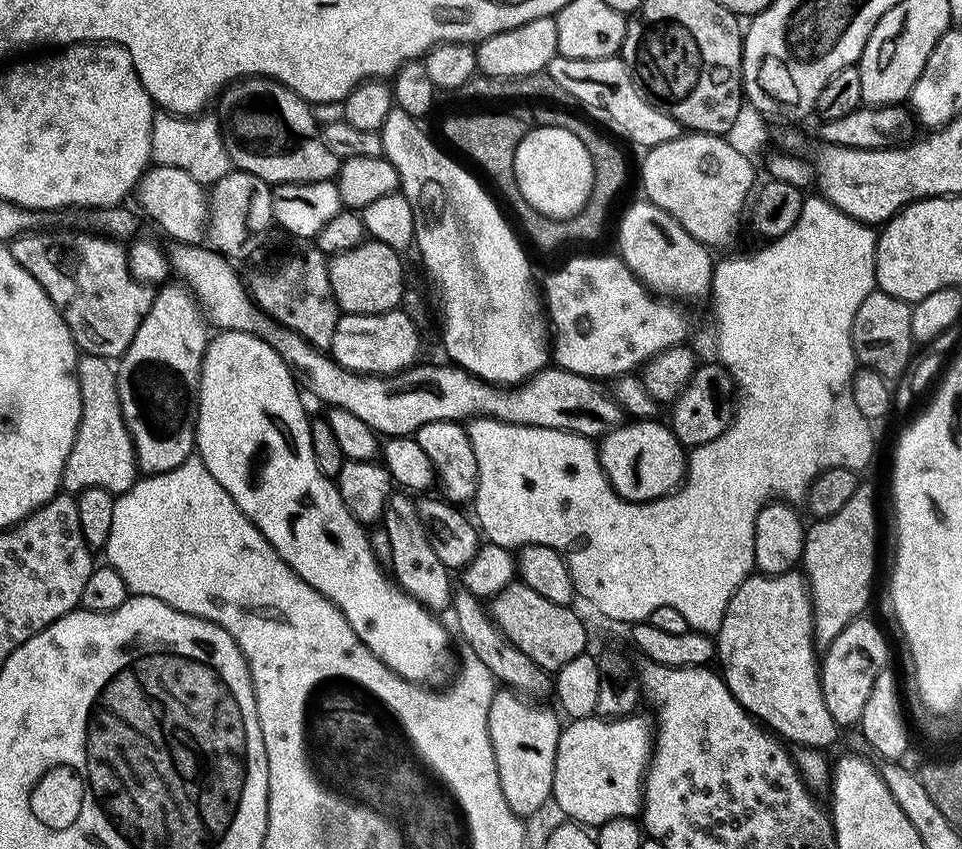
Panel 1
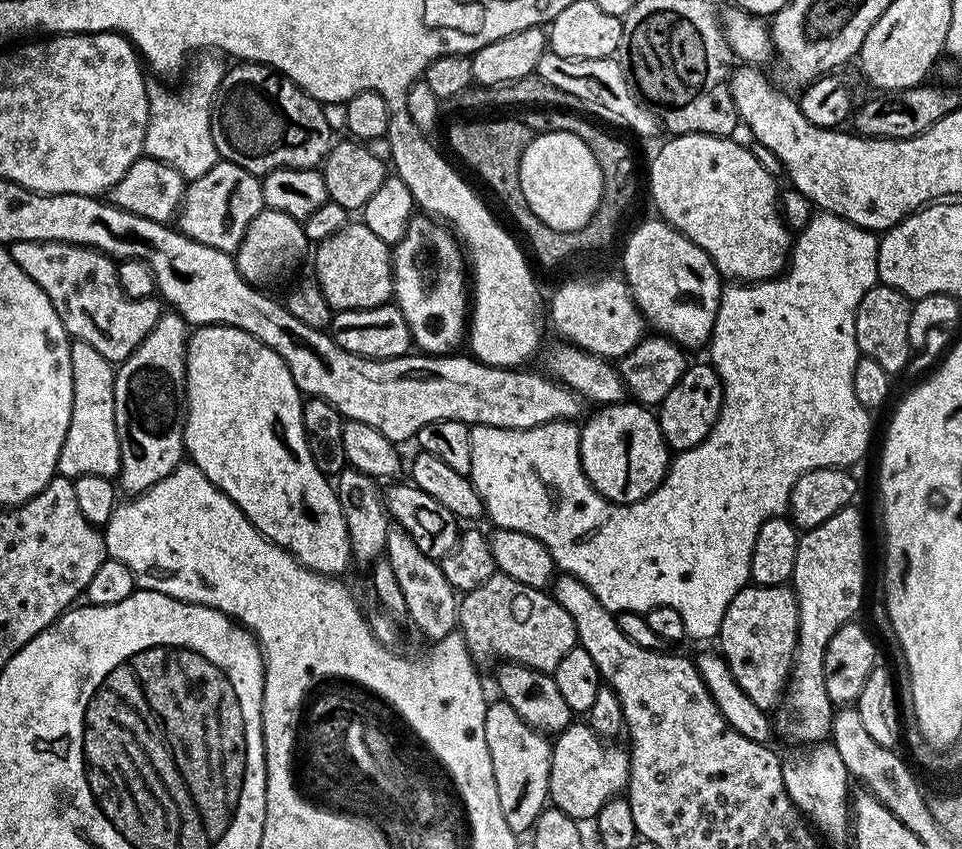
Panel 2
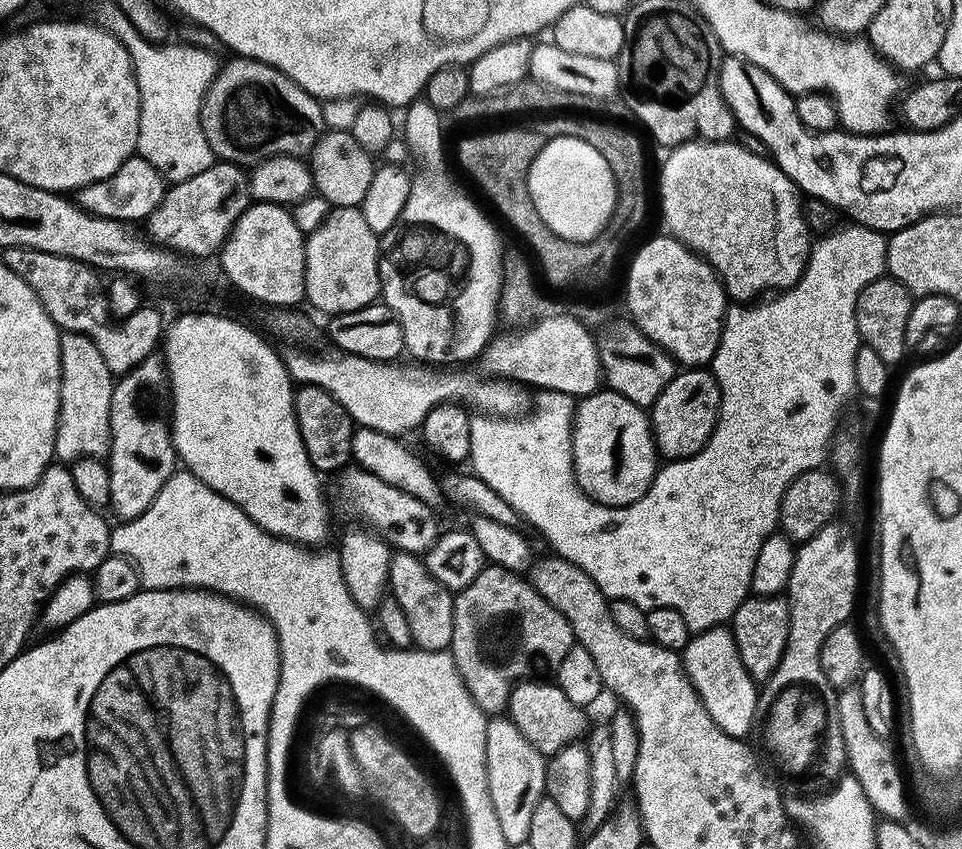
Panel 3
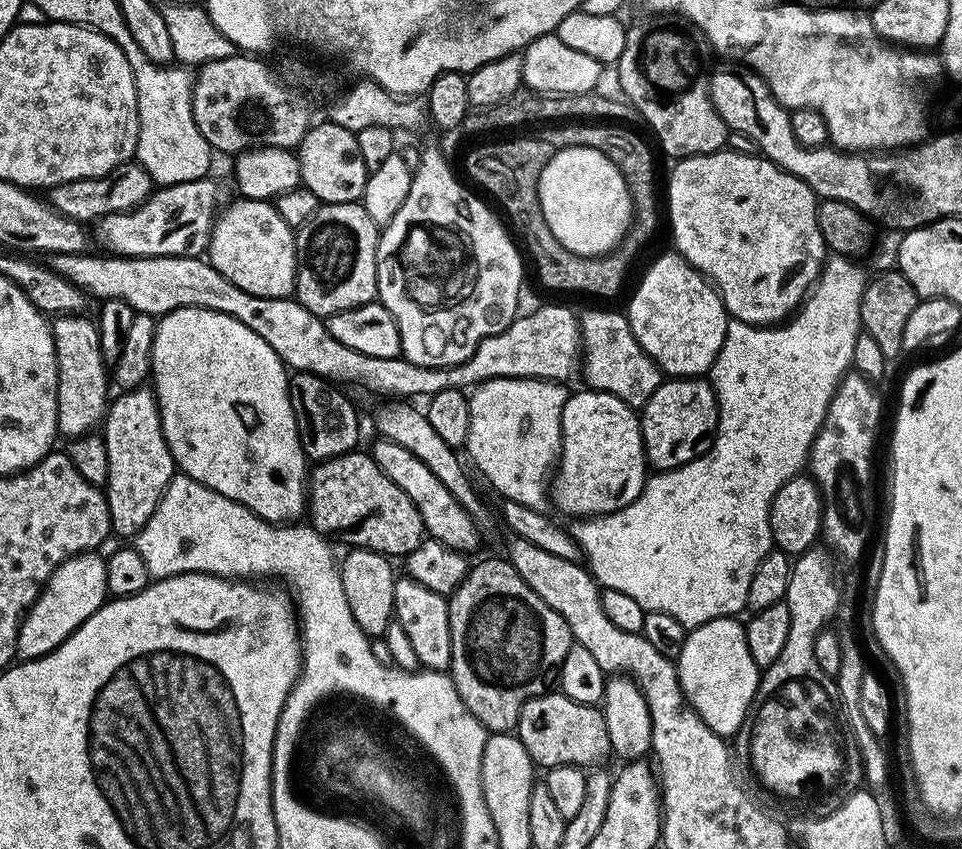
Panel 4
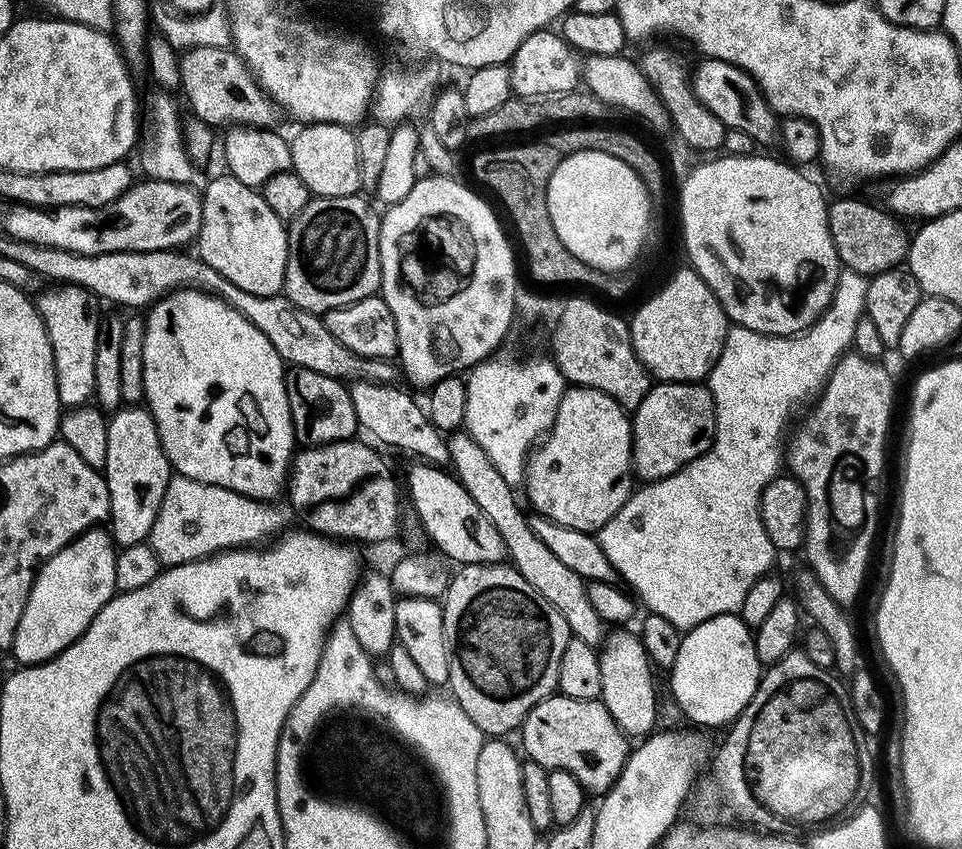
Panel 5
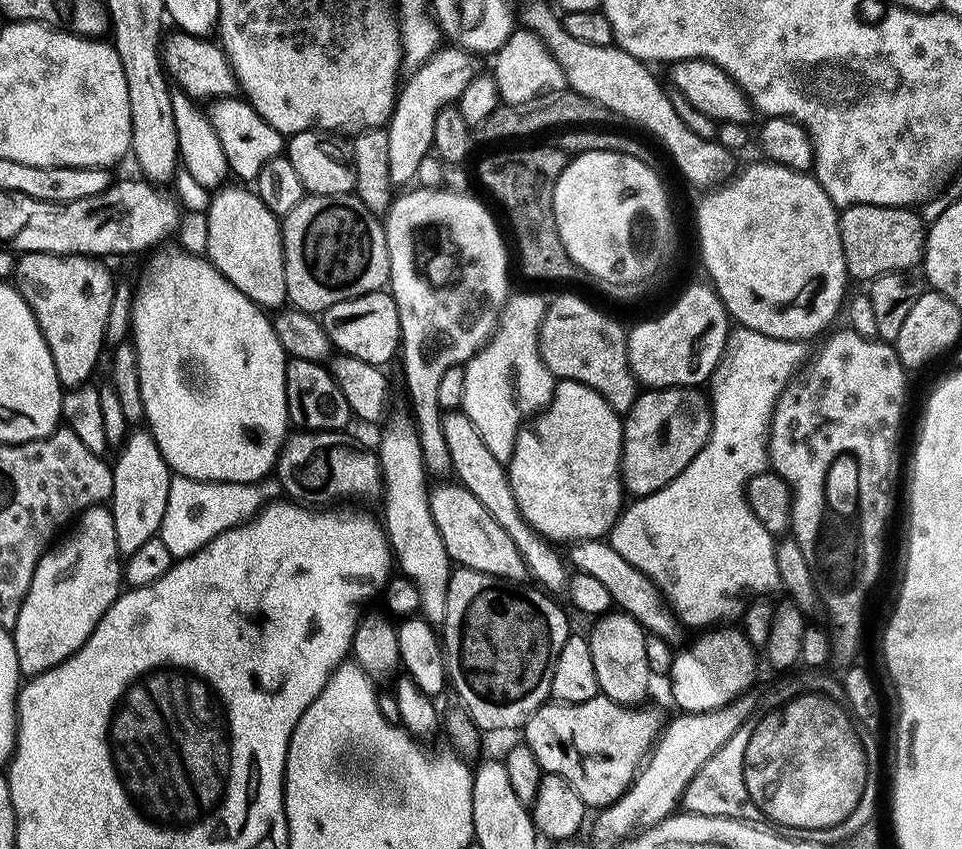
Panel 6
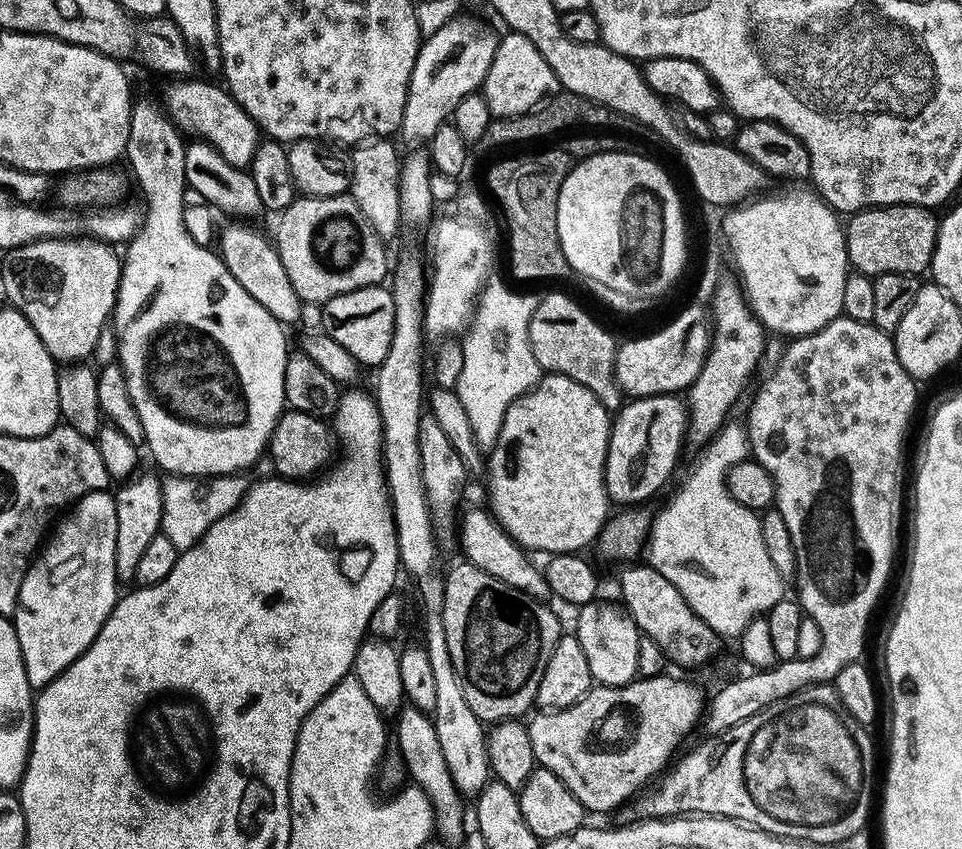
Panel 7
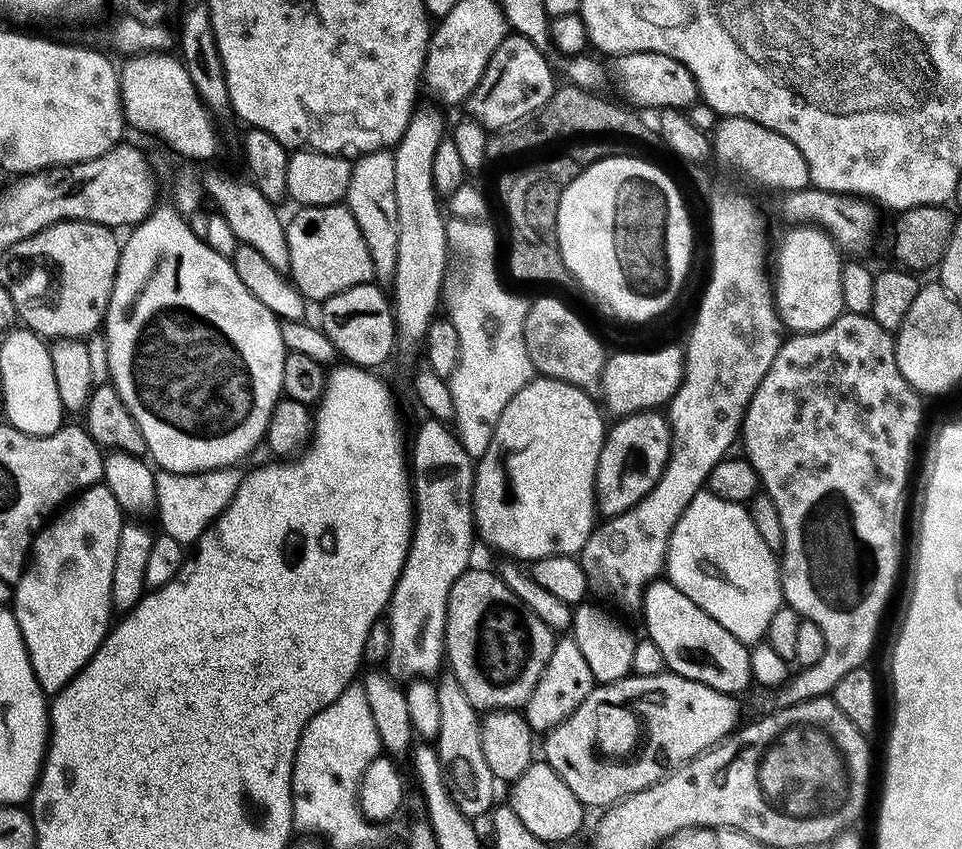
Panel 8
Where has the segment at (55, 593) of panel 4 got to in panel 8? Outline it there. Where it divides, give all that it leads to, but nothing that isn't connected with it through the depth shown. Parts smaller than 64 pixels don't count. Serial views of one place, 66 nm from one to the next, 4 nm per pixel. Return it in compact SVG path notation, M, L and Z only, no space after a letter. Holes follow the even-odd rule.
M99 483L79 493L67 507L57 511L32 542L30 559L16 587L14 611L32 668L36 671L36 681L45 694L61 692L100 649L110 627L108 615L114 612L110 582L114 574L114 554L118 554L118 534L122 534L125 523L124 509L108 487ZM91 588L96 588L100 596L84 596Z

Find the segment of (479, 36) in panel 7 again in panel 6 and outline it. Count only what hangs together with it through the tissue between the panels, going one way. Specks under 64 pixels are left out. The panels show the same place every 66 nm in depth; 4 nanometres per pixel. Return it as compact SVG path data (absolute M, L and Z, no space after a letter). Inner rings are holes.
M444 46L437 50L422 67L407 77L396 98L396 109L388 119L386 131L390 142L390 178L397 185L411 185L420 172L420 163L433 151L432 139L438 114L443 108L455 105L462 91L477 75L475 57L461 48Z

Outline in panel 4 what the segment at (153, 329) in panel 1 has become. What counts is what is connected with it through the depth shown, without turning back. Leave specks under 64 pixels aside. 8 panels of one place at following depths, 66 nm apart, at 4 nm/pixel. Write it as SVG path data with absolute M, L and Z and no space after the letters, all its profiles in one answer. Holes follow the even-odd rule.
M144 394L129 396L132 397L114 409L106 423L110 442L106 495L113 533L117 537L134 538L160 505L160 499L164 497L164 491L168 489L177 466L164 441L156 403Z

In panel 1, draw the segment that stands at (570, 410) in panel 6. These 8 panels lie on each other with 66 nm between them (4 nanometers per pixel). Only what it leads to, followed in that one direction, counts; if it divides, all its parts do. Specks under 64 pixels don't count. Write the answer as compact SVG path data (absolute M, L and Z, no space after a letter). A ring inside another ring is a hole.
M633 419L612 428L599 441L600 465L608 485L624 500L644 504L676 491L686 479L686 449L667 423Z

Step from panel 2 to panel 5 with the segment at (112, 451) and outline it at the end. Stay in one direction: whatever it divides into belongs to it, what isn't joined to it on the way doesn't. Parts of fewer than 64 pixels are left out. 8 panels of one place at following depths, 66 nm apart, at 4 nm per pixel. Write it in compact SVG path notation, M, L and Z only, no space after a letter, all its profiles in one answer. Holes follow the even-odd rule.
M50 286L38 299L40 320L48 332L54 354L58 398L65 409L87 405L96 395L95 350L102 329L102 316L96 313L97 297L85 288Z

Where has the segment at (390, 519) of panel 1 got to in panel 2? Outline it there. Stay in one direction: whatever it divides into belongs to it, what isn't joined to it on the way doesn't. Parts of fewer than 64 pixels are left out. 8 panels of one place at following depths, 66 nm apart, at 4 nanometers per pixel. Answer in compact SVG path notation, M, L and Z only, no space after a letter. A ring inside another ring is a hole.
M399 530L389 531L386 555L390 558L390 567L398 581L398 587L406 598L408 620L413 624L428 642L435 642L446 638L446 634L457 631L460 619L460 606L458 593L450 582L446 582L446 574L442 574L439 563L431 560L405 532Z

